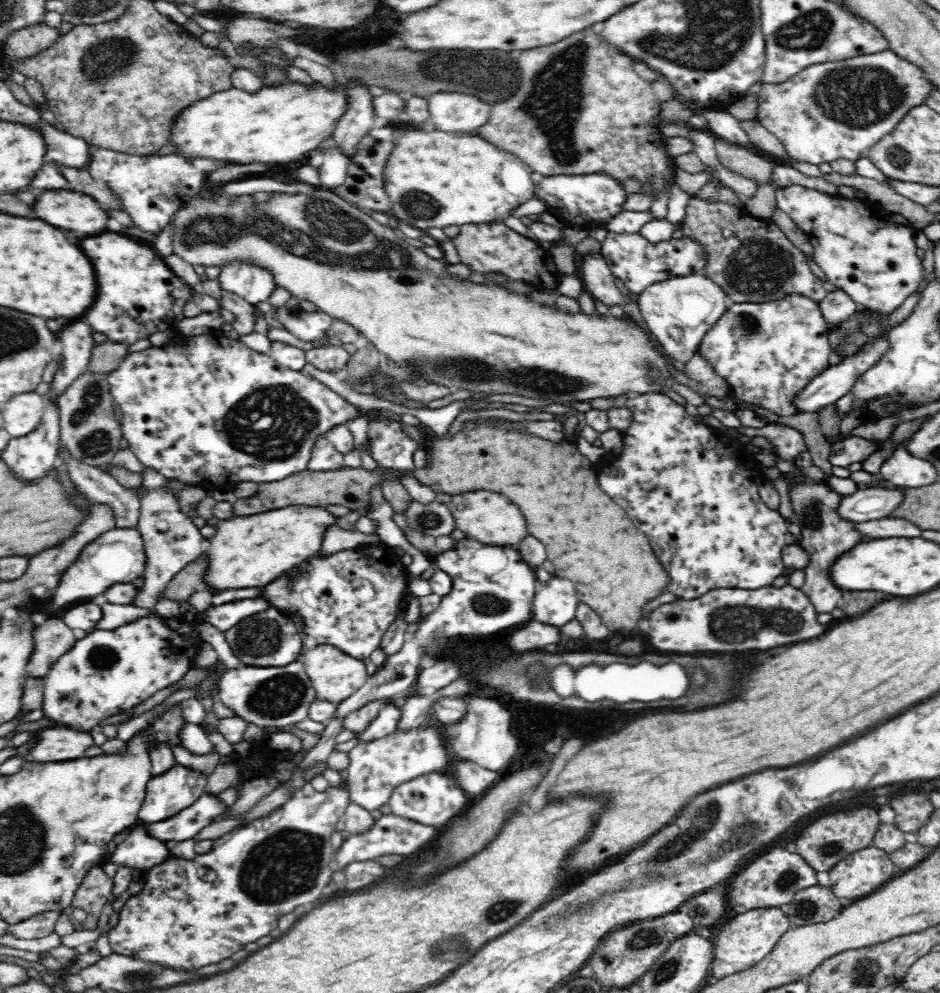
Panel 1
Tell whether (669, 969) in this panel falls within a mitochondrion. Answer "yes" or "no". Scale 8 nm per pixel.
yes

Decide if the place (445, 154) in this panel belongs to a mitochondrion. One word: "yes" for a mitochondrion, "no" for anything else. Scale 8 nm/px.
no

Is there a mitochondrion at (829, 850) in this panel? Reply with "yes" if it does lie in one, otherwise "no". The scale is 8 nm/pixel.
yes

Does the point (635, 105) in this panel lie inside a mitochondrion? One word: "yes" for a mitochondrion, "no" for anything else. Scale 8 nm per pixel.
no

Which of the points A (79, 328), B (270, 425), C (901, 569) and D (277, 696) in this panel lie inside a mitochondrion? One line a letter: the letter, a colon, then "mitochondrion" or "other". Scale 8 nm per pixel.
A: other
B: mitochondrion
C: other
D: mitochondrion

